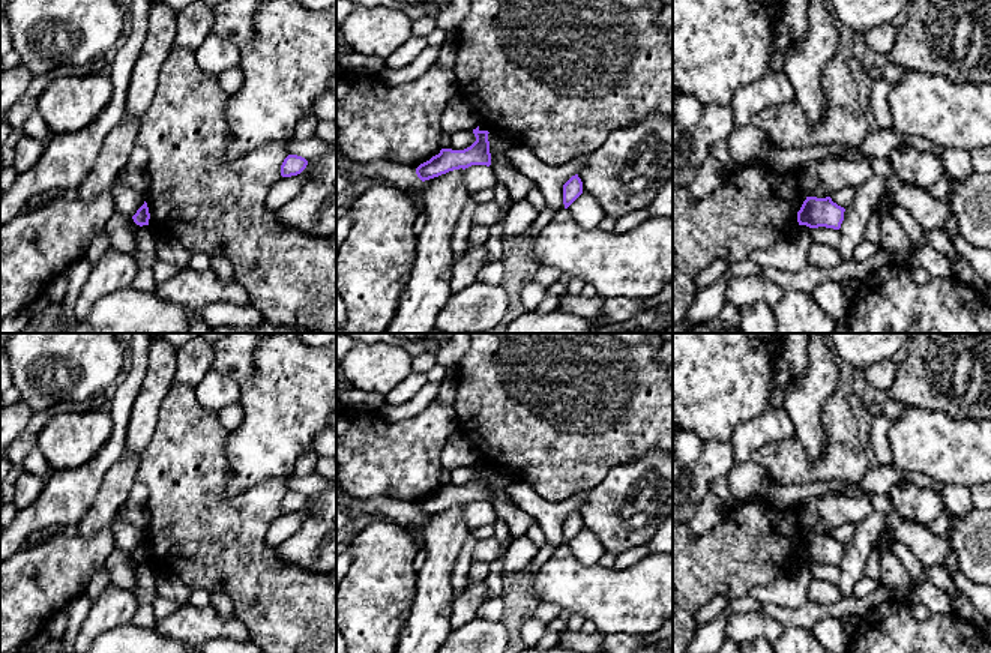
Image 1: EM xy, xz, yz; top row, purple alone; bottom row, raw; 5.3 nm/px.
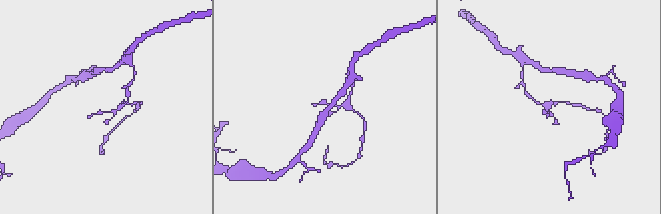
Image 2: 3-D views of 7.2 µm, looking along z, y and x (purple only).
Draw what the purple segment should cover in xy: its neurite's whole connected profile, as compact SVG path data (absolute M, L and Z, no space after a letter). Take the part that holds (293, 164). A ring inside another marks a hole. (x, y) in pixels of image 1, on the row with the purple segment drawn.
M288 155L281 165L281 176L291 177L300 174L308 165L308 161L297 155Z

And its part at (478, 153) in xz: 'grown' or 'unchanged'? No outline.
unchanged

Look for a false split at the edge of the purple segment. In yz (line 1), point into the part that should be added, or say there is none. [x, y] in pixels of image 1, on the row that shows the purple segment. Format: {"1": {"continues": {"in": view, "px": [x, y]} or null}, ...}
{"1": {"continues": null}}

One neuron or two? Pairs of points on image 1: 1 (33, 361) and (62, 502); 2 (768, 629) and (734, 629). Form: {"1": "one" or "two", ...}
{"1": "two", "2": "one"}

